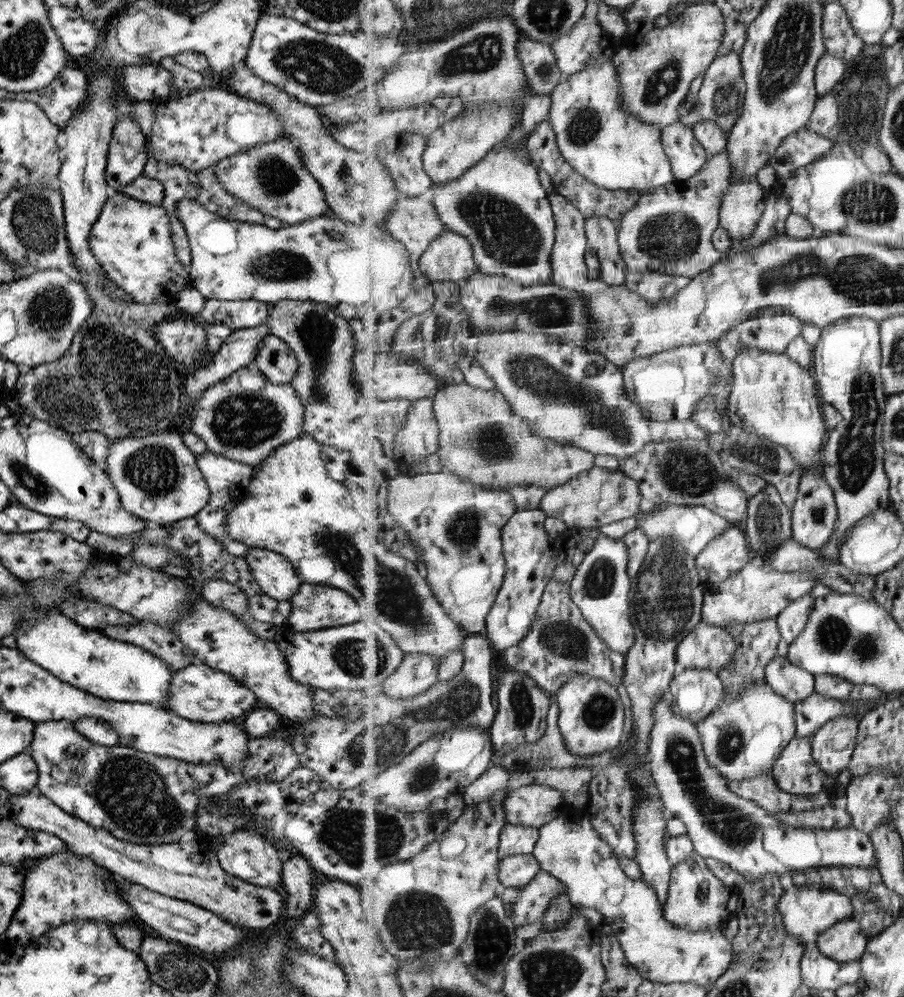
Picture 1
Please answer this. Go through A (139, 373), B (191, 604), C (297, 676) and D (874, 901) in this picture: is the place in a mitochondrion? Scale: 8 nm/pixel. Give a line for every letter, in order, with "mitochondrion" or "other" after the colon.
A: mitochondrion
B: other
C: other
D: mitochondrion

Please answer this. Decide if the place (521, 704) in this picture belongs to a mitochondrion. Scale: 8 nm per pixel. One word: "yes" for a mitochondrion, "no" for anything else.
yes

